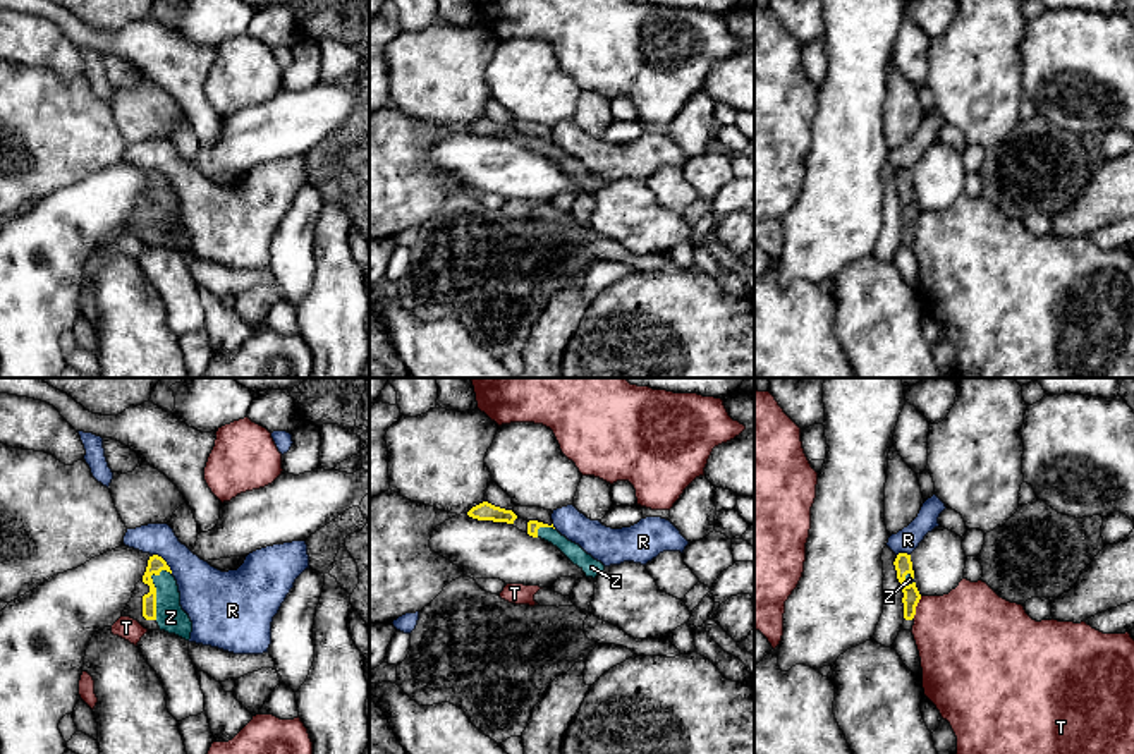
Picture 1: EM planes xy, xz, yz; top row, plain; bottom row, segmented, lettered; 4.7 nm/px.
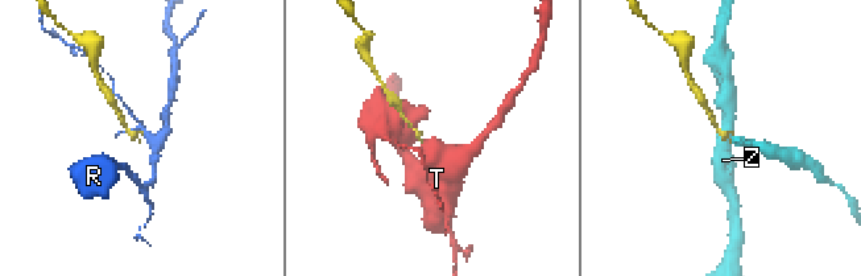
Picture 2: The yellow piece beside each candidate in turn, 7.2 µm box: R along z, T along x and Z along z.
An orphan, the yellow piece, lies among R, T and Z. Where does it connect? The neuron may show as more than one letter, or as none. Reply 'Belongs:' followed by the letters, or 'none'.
Belongs: Z

